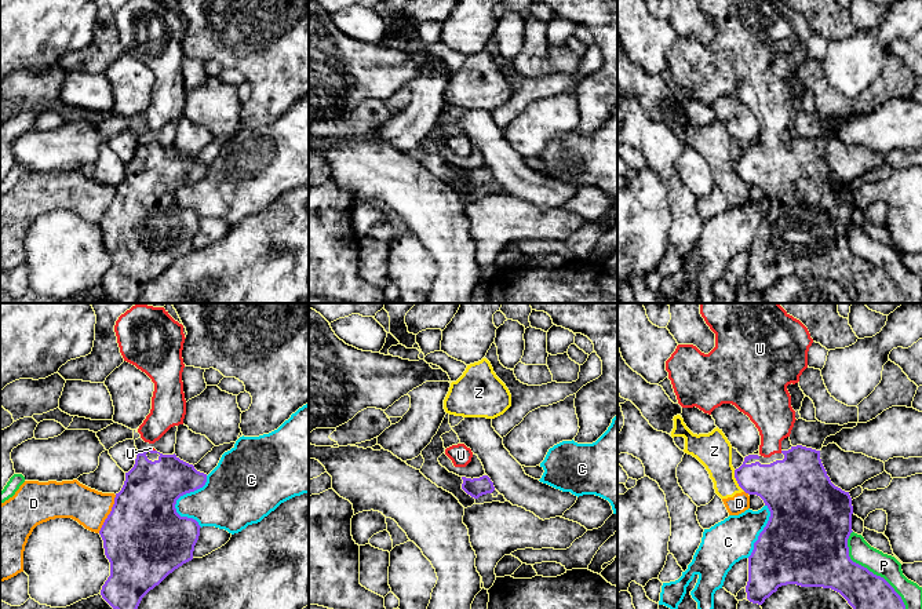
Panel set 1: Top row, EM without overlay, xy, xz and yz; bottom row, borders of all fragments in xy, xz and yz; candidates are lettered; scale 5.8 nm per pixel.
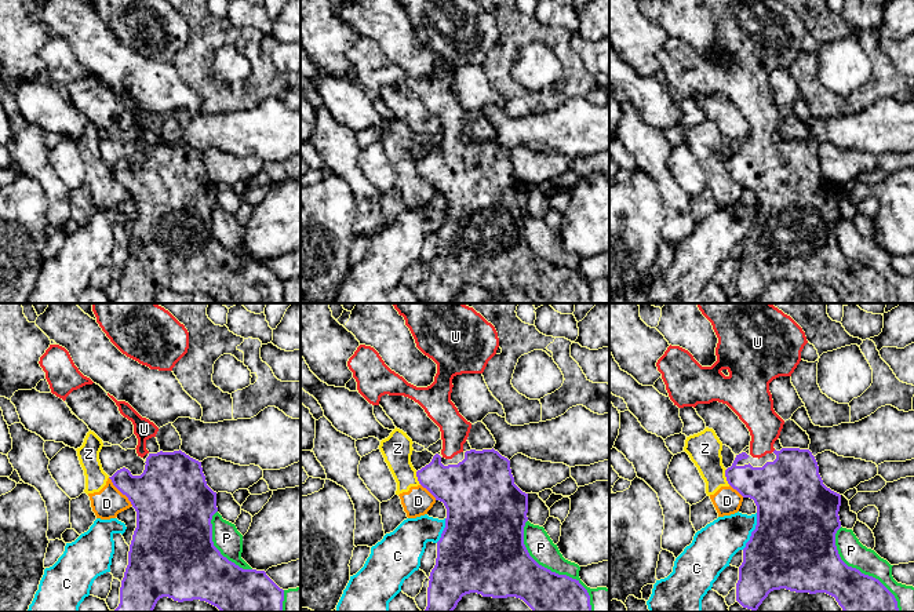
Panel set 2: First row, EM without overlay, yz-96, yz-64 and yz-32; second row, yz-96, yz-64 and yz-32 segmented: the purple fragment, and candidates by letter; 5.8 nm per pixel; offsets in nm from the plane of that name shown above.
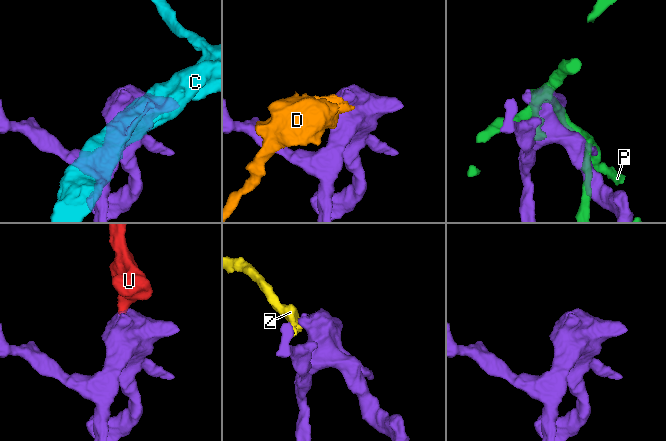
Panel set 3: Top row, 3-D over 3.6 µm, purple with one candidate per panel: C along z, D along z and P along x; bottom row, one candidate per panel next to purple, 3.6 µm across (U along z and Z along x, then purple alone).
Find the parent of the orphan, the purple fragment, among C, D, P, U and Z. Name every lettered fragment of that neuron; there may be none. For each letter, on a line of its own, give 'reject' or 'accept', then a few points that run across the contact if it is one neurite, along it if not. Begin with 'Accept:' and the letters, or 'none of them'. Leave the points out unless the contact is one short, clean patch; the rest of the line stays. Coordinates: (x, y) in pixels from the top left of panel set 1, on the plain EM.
Accept: U
C: reject
D: reject
P: reject
U: accept; line xy (150, 181), (144, 146), (152, 142), (150, 139)
Z: reject; line yz (733, 161), (736, 174), (744, 182)

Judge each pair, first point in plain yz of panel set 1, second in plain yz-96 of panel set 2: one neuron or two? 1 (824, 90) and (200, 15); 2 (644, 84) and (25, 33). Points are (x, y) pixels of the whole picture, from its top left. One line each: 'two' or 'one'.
1: one
2: two

